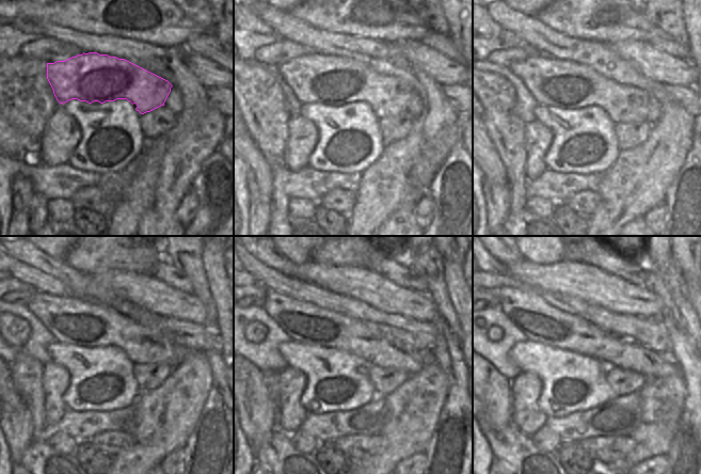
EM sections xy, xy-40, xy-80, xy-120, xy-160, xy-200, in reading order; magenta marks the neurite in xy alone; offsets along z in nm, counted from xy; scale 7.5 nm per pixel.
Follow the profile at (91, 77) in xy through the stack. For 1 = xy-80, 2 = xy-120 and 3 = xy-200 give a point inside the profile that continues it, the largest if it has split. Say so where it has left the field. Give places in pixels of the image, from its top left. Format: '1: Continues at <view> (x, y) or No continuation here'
1: Continues at xy-80 (550, 80)
2: Continues at xy-120 (69, 318)
3: Continues at xy-200 (541, 322)

